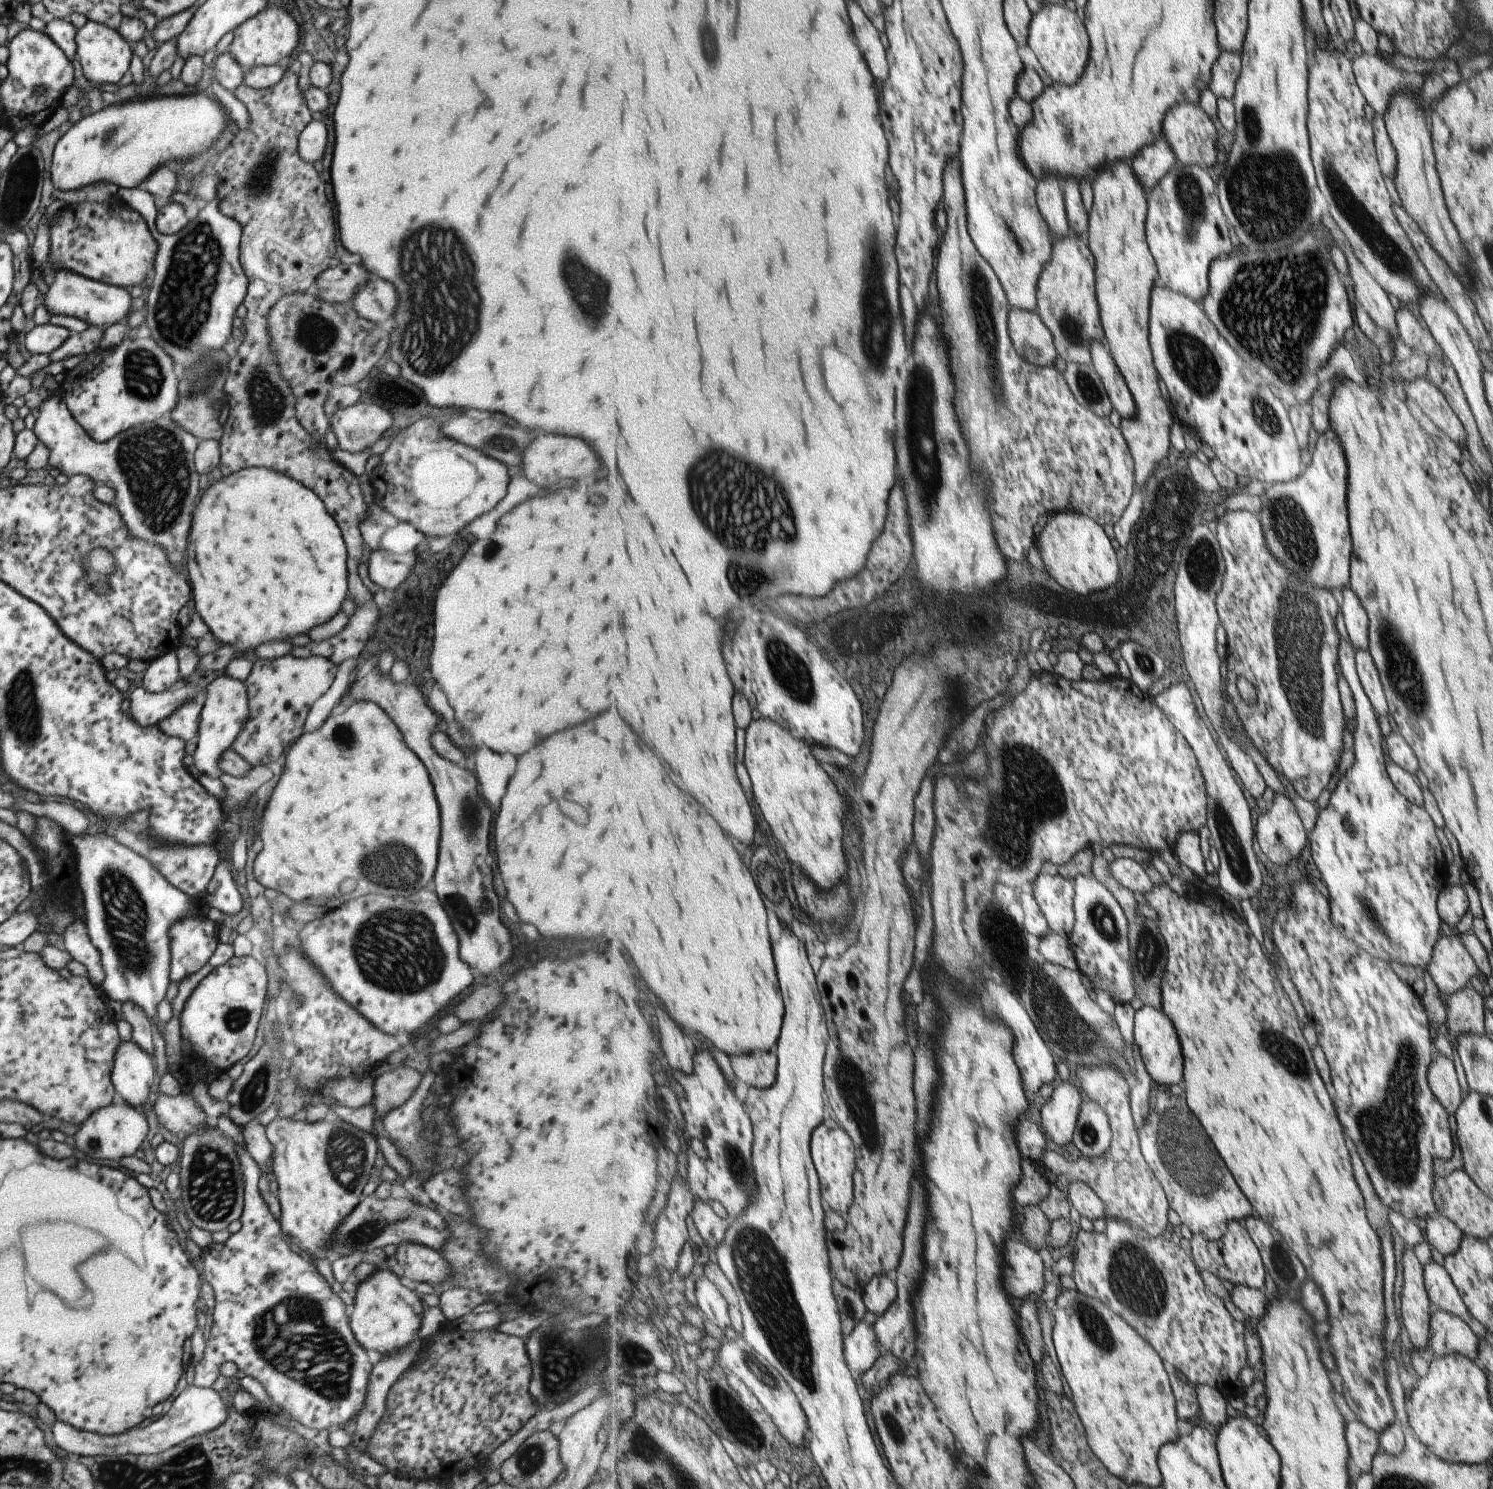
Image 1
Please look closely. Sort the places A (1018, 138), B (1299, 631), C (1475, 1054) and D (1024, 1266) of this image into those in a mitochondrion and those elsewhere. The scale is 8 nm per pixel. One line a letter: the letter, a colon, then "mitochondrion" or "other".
A: other
B: mitochondrion
C: mitochondrion
D: other

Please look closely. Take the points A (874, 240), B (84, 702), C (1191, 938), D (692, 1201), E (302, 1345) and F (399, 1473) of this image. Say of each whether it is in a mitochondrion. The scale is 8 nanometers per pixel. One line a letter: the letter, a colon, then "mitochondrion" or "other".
A: mitochondrion
B: other
C: other
D: other
E: mitochondrion
F: other

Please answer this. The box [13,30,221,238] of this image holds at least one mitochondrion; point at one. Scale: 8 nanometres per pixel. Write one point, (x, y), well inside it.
(109, 136)

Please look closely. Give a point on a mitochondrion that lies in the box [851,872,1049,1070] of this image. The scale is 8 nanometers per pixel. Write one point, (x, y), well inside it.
(1010, 960)

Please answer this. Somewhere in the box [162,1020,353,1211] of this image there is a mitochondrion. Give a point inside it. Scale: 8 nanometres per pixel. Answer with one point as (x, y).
(256, 1091)

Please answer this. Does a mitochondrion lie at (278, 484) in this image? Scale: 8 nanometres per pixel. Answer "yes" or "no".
no

